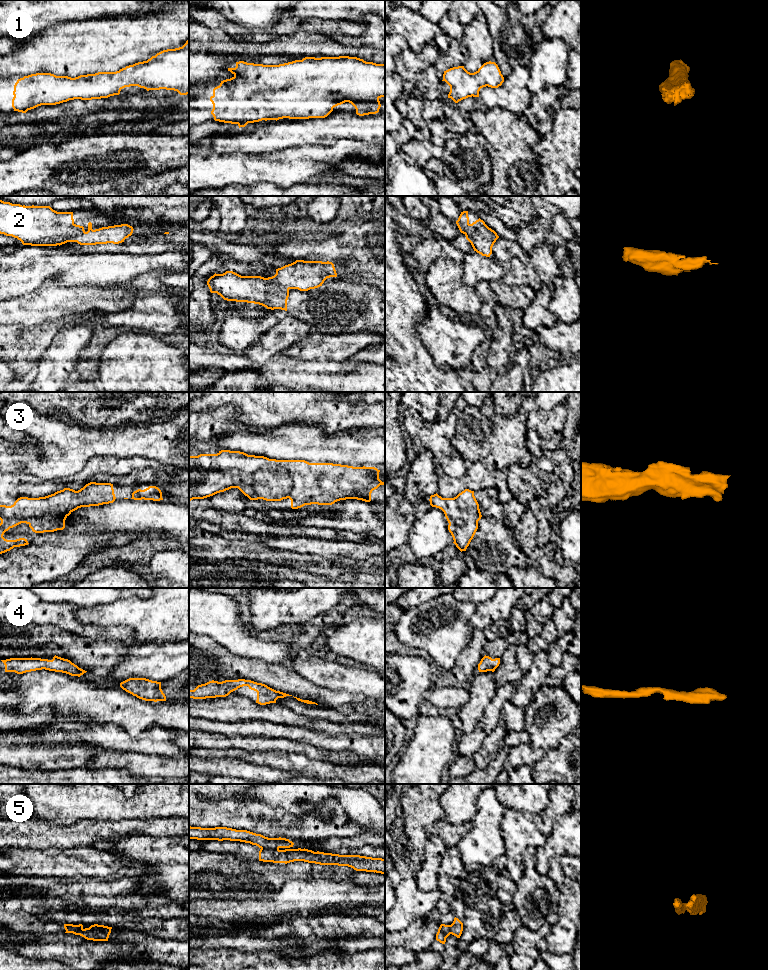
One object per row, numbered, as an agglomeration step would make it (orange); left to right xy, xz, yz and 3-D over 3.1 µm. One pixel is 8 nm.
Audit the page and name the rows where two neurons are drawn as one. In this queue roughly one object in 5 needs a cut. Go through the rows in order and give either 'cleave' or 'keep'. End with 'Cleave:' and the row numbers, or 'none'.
1: keep
2: cleave
3: keep
4: keep
5: cleave
Cleave: 2, 5

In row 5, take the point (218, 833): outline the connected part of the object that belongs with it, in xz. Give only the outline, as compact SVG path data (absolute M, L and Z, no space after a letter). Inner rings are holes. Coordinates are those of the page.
M189 826L189 839L240 841L268 849L290 848L294 845L292 841L286 838L268 838L247 830L227 827L201 828Z

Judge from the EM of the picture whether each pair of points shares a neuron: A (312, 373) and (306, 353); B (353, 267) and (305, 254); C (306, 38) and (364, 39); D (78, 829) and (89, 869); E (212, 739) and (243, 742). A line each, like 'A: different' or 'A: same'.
A: different
B: same
C: different
D: different
E: same

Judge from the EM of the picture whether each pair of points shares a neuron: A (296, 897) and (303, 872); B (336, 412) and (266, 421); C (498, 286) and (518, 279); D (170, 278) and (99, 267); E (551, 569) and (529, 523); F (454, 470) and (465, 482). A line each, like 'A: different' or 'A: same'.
A: different
B: same
C: different
D: different
E: same
F: different

